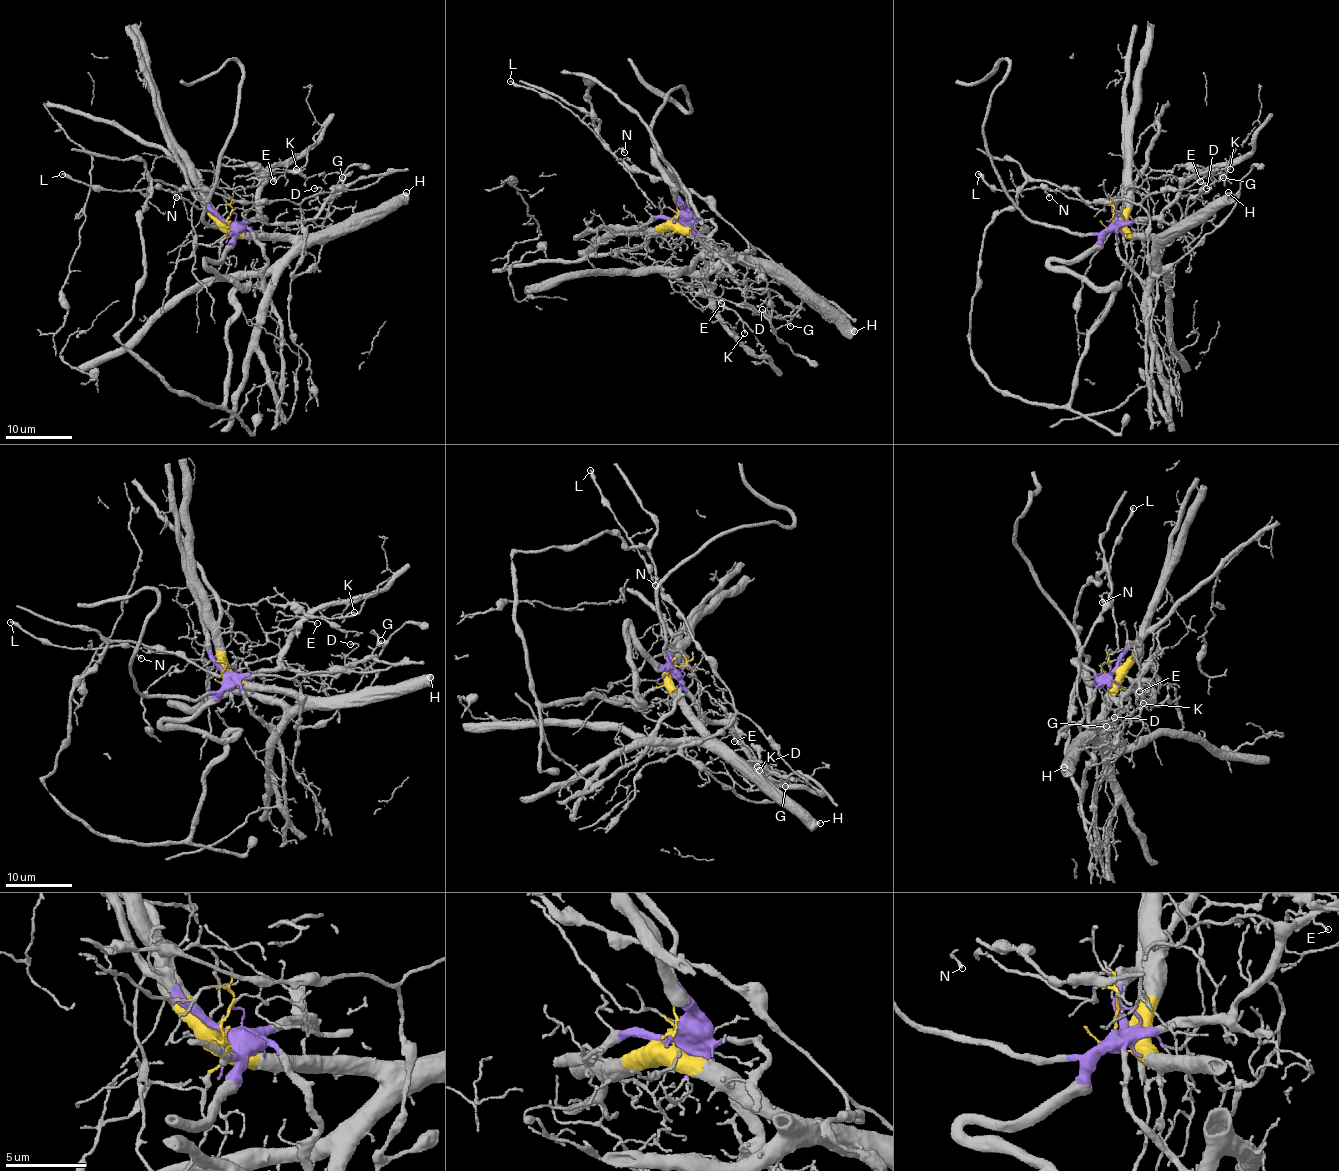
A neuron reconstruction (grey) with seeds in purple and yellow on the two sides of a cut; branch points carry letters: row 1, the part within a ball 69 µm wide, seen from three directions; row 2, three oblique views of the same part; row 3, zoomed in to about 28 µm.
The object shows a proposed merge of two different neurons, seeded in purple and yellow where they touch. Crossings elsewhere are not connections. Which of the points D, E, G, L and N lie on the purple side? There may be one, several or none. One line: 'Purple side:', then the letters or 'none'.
Purple side: D, E, G

